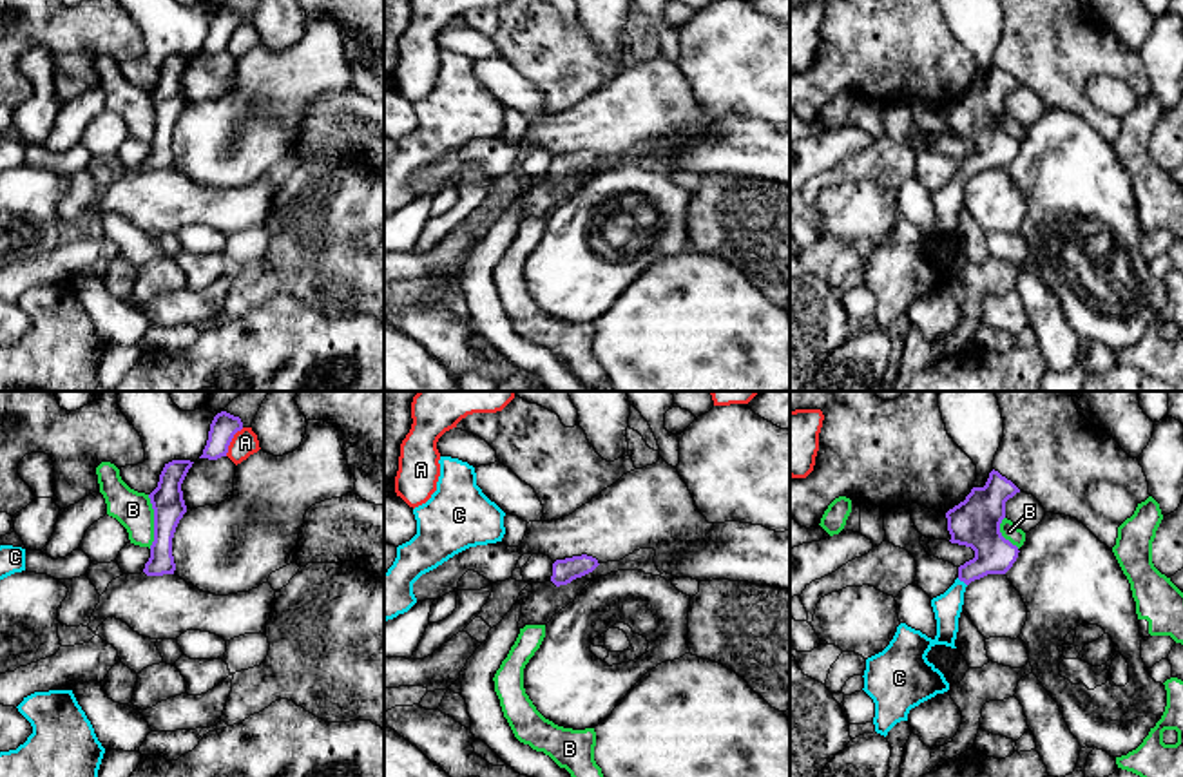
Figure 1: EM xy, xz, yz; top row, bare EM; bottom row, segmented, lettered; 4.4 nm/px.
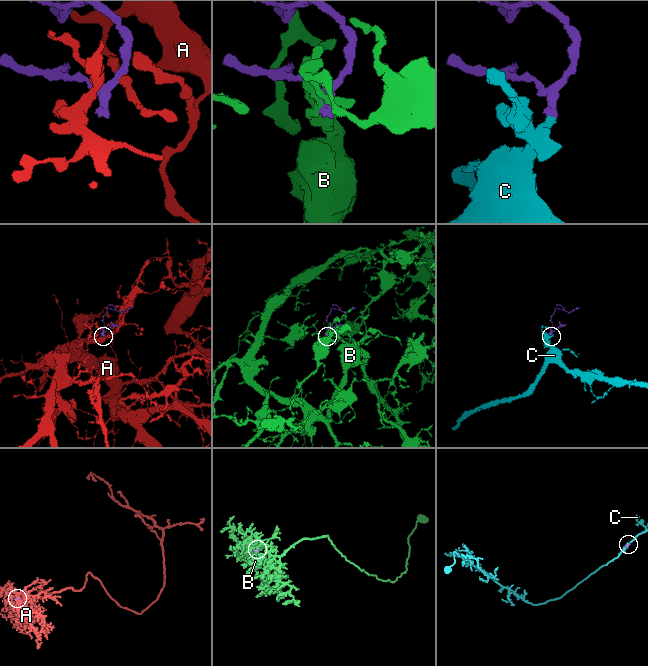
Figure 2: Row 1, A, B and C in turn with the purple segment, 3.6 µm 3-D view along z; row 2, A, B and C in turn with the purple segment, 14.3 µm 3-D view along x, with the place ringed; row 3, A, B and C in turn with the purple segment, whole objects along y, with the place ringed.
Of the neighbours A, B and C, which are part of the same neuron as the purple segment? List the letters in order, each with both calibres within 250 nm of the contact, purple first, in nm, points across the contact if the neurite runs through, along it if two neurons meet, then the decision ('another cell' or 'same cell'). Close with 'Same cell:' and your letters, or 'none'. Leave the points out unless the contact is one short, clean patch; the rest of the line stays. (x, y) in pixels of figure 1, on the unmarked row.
A: 120/120 nm | along xy (243, 22), (234, 29), (225, 49) | another cell
B: 140/170 nm | another cell
C: 200/120 nm | across yz (977, 120), (981, 156), (962, 174), (948, 200) | same cell
Same cell: C

